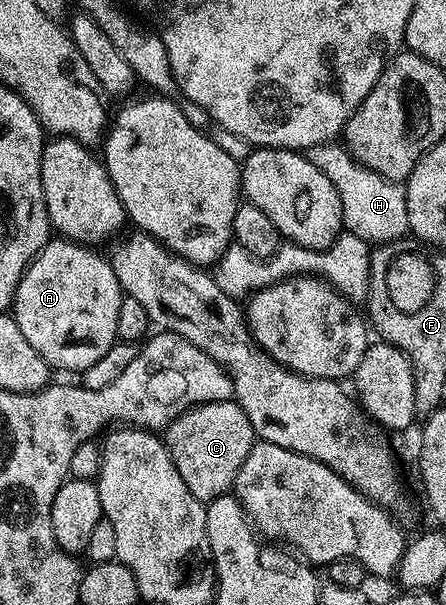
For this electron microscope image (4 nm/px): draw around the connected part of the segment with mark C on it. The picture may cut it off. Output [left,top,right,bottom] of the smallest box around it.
[161,399,257,505]

